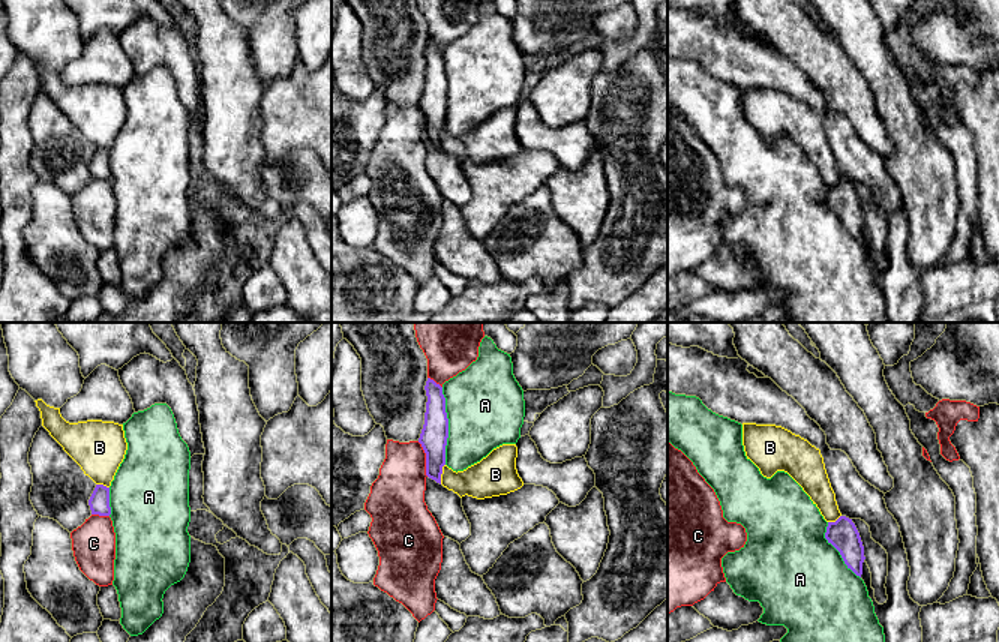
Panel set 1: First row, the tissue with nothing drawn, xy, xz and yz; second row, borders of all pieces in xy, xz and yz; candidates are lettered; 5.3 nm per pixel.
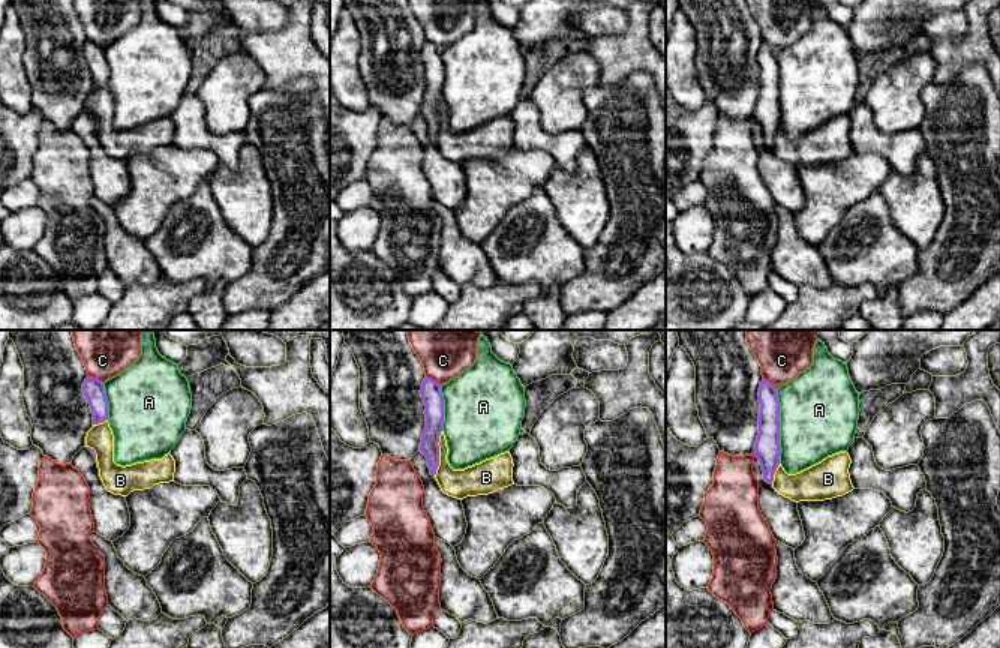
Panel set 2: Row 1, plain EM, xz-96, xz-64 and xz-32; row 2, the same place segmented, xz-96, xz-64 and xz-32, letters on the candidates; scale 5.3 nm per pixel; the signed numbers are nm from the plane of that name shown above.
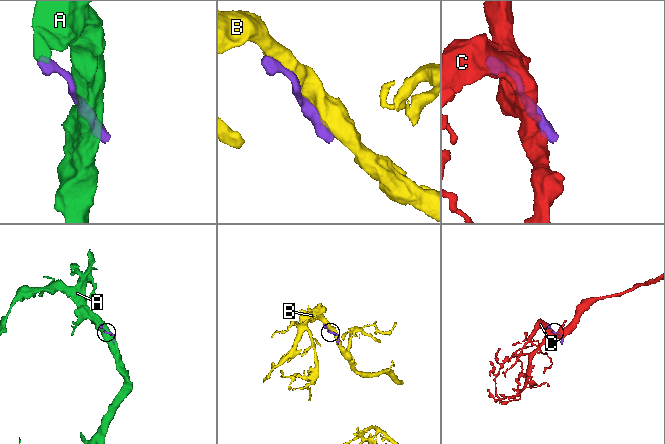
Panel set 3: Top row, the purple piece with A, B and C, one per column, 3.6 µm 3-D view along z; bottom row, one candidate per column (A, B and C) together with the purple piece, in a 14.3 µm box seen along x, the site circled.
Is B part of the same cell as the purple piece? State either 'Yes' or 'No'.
Yes

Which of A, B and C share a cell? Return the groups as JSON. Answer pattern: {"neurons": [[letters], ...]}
{"neurons": [["A"], ["B"], ["C"]]}

